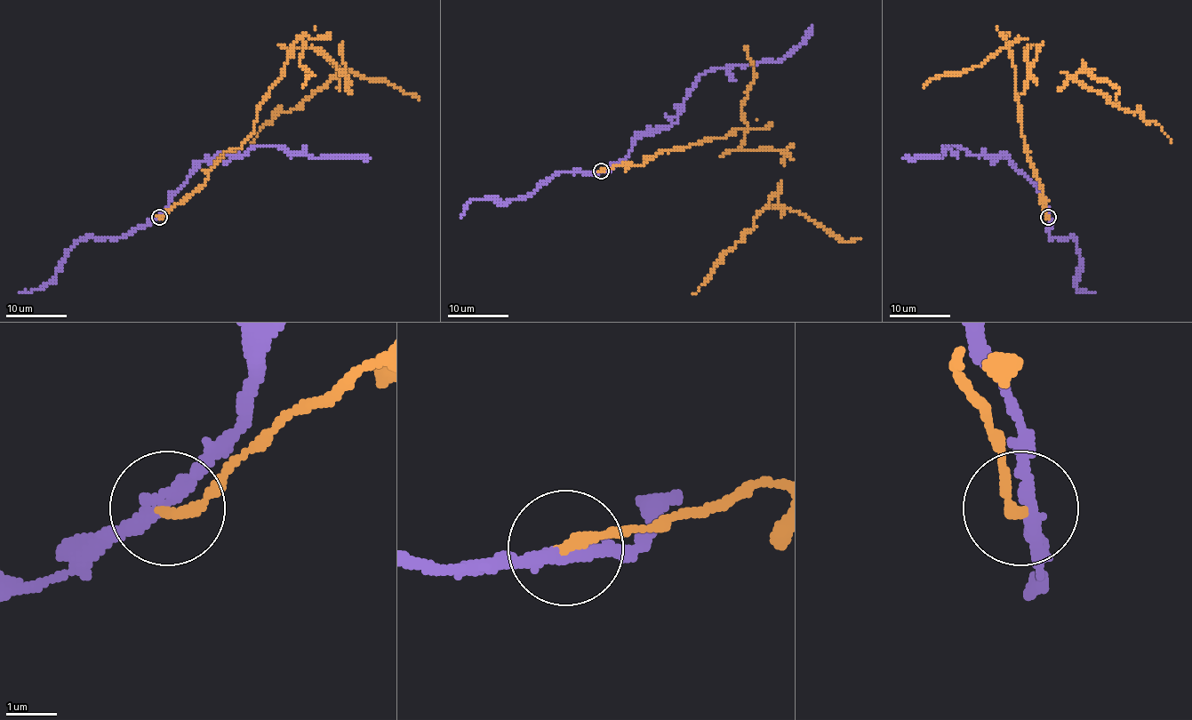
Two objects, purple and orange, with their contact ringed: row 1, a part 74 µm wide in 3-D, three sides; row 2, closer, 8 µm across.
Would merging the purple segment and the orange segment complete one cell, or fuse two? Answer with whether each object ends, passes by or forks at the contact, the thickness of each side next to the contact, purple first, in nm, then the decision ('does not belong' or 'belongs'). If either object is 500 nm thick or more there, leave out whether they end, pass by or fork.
purple passes by; orange ends there; 240 nm thick on the purple side, 220 nm on the other; does not belong

